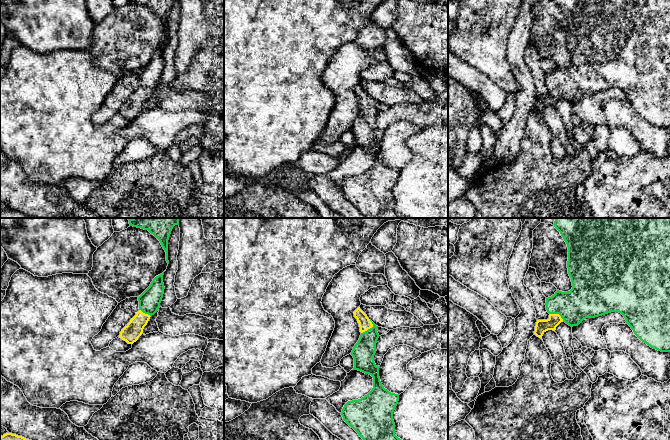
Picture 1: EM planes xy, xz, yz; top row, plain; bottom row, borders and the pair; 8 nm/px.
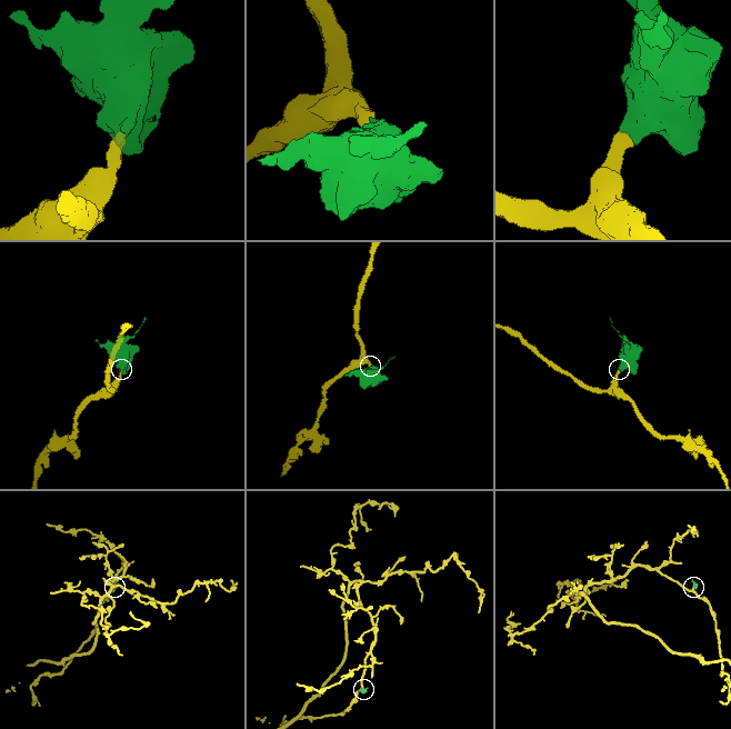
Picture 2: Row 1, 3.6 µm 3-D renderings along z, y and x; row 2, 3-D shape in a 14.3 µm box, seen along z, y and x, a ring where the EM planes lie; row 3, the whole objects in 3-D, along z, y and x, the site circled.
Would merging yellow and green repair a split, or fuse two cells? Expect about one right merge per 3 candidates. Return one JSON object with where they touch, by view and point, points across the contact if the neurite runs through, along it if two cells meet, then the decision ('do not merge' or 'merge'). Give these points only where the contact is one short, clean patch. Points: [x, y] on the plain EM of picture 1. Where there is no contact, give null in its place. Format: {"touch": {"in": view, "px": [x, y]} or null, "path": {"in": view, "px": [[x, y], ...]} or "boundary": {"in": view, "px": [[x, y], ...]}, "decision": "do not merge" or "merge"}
{"touch": {"in": "xz", "px": [369, 104]}, "path": {"in": "xz", "px": [[364, 99], [369, 104], [369, 113], [363, 128]]}, "decision": "merge"}

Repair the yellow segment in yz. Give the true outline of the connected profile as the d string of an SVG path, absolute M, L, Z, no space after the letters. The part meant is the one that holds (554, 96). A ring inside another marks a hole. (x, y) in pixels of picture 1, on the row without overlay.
M553 0L560 8L568 23L568 50L572 65L568 68L557 66L554 71L546 74L546 86L550 90L547 96L537 96L534 110L542 115L548 106L565 98L569 102L578 102L586 94L595 94L611 88L621 89L634 110L648 122L661 128L670 128L670 0Z

